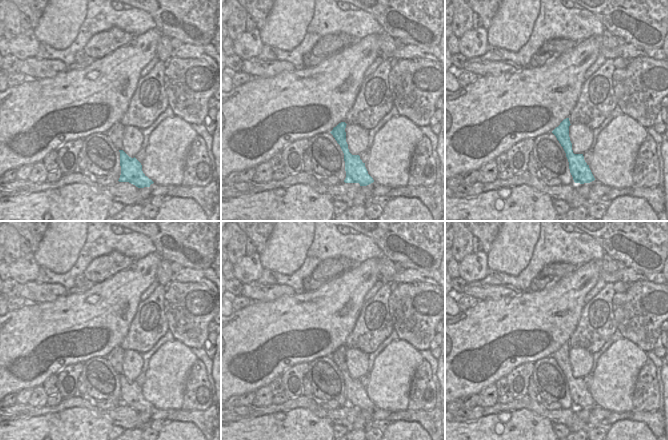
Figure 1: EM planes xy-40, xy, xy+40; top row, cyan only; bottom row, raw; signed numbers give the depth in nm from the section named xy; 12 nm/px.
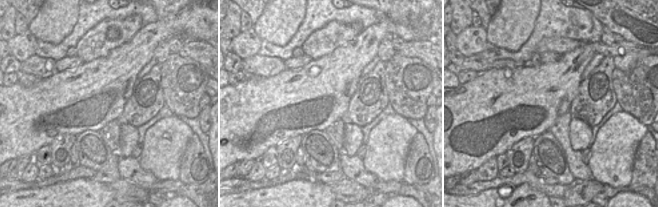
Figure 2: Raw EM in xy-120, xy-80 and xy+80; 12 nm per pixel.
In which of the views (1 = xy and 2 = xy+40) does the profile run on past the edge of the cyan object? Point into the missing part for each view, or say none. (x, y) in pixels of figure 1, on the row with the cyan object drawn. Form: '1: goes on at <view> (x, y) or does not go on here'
1: does not go on here
2: does not go on here

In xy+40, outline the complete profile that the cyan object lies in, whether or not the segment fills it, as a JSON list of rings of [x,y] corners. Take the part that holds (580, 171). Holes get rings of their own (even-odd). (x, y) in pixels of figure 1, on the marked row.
[[[569,118],[564,119],[552,133],[563,147],[569,162],[570,173],[575,183],[590,183],[595,180],[589,165],[585,162],[583,154],[574,154],[569,137]]]

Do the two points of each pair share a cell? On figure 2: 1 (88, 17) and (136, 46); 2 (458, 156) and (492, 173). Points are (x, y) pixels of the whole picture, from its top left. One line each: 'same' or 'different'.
1: different
2: different

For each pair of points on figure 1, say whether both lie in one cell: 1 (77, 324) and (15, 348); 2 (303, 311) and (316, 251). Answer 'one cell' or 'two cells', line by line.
1: one cell
2: two cells

